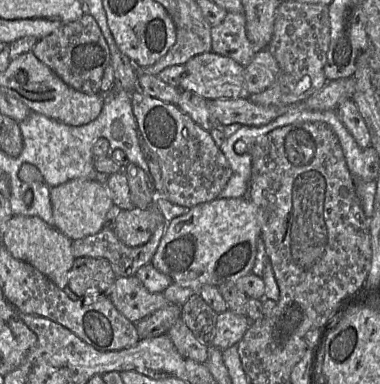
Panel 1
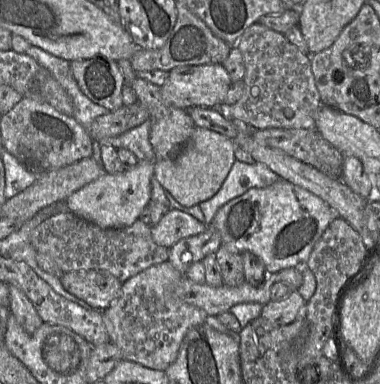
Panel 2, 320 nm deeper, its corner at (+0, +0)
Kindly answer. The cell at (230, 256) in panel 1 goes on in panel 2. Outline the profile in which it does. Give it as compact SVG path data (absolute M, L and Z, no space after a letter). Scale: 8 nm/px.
M281 179L265 188L251 188L227 202L217 211L209 226L219 231L221 244L231 245L240 253L251 252L263 261L267 273L277 273L287 268L306 265L314 245L336 217L336 212L321 198Z

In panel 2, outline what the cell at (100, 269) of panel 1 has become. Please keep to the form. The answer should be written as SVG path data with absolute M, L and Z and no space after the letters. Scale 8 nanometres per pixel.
M79 270L63 273L64 289L95 310L104 311L121 295L122 282L105 270Z

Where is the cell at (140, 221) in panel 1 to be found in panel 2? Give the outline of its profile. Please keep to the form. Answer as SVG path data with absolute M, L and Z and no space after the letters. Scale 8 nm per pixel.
M170 208L160 221L151 227L151 235L156 244L170 248L179 240L203 233L207 228L208 225L188 213Z

